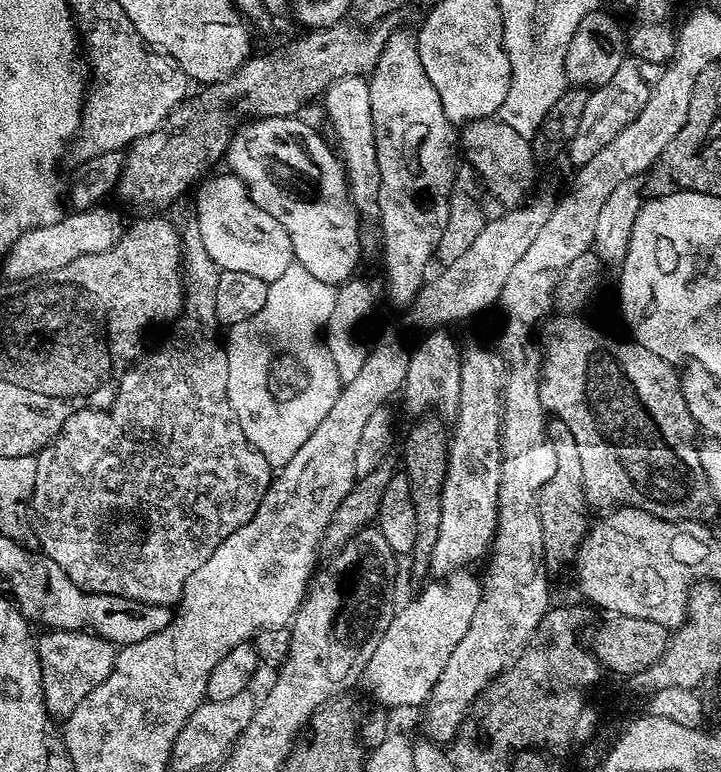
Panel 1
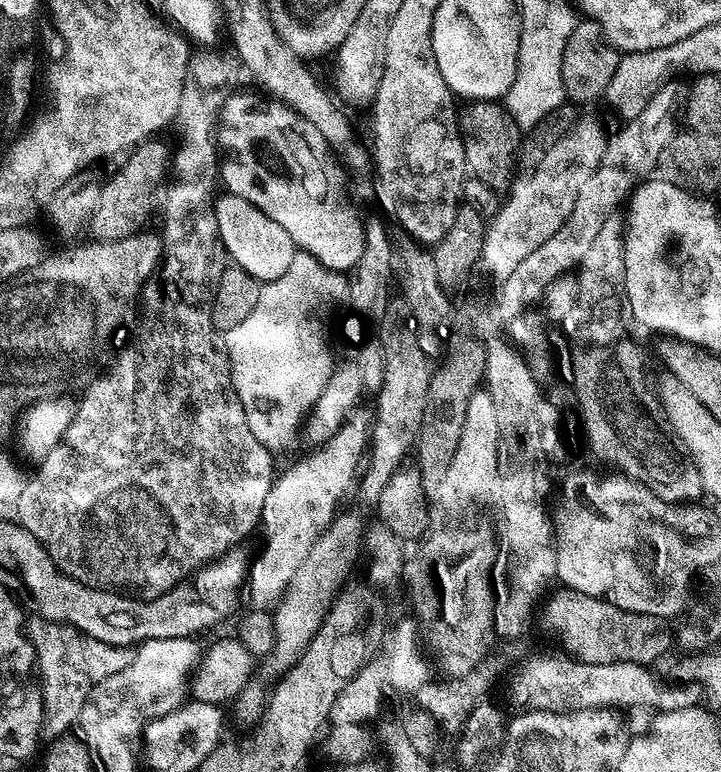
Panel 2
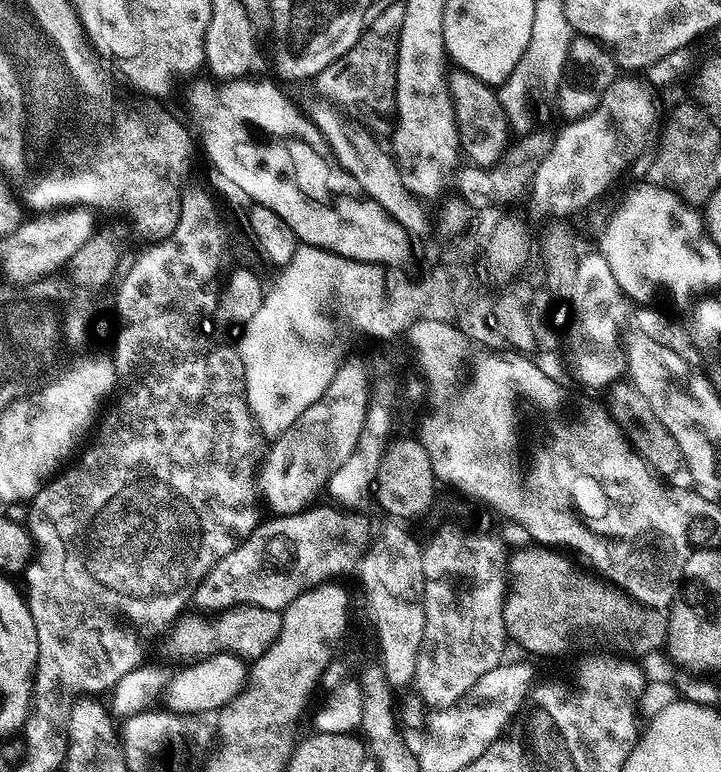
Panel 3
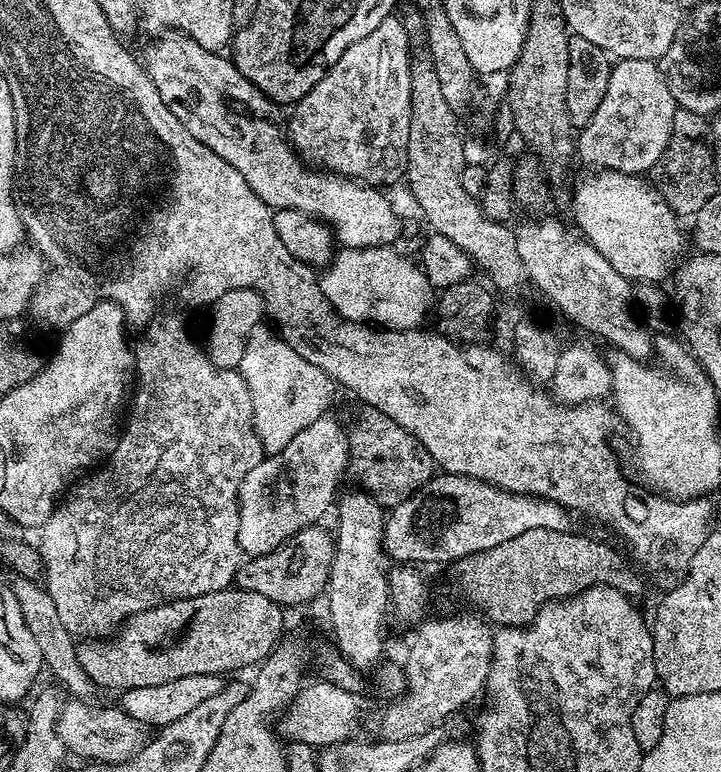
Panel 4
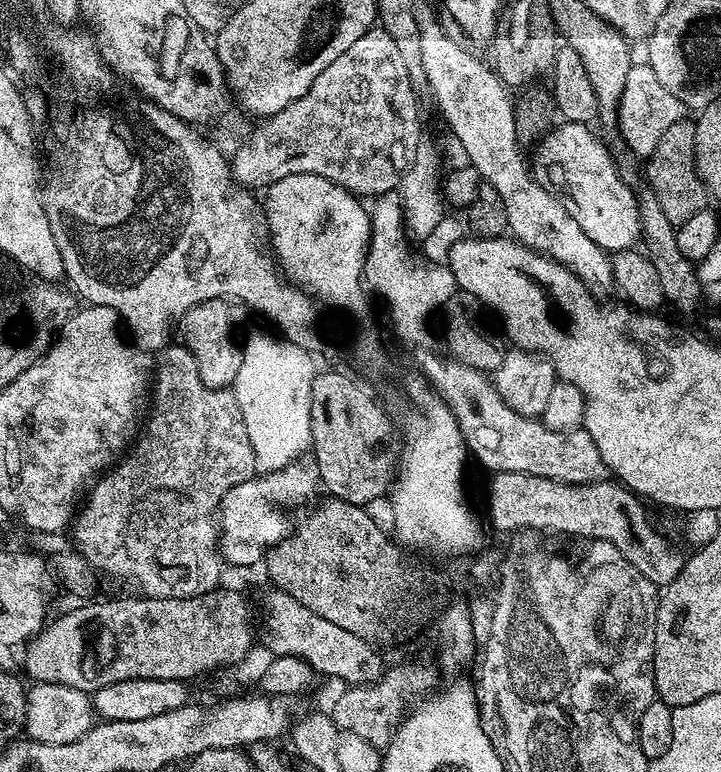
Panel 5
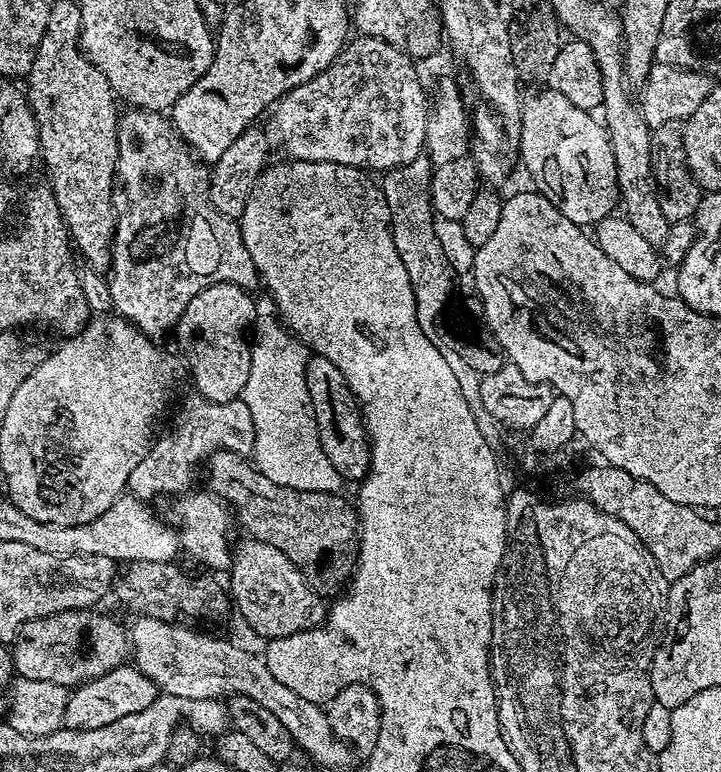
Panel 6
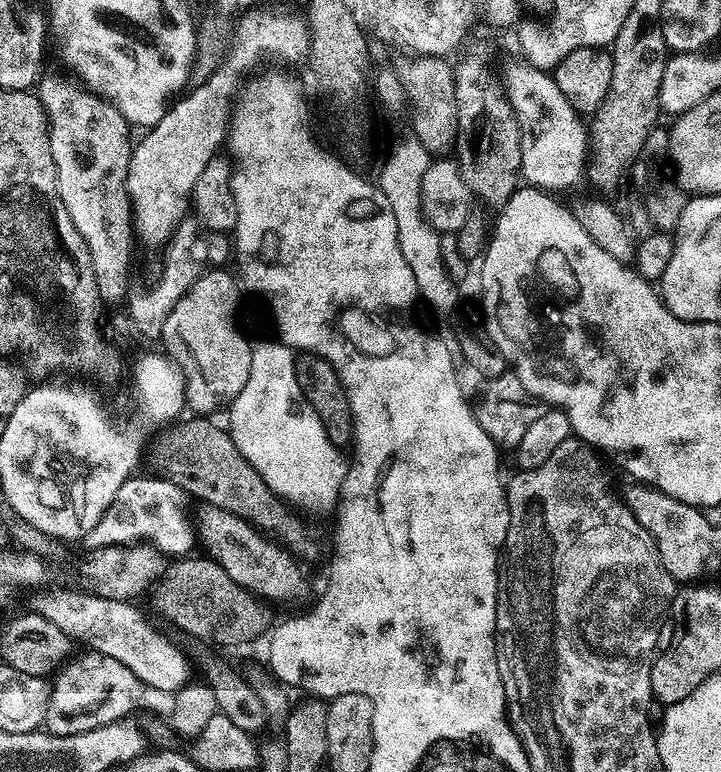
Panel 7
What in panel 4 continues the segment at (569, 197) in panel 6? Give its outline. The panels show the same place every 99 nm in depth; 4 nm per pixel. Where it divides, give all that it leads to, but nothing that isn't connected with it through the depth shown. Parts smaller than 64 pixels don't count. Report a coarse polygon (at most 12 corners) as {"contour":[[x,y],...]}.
{"contour":[[596,170],[575,227],[627,280],[685,255],[681,217],[643,175]]}

